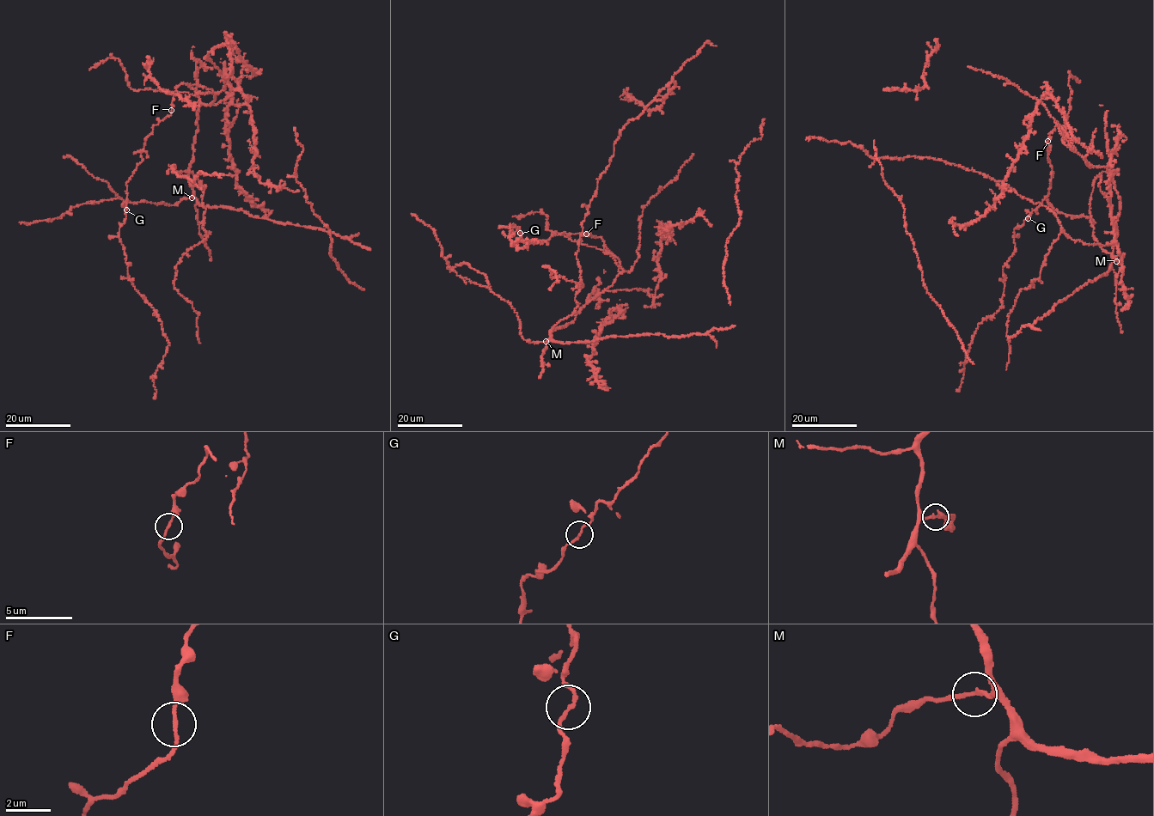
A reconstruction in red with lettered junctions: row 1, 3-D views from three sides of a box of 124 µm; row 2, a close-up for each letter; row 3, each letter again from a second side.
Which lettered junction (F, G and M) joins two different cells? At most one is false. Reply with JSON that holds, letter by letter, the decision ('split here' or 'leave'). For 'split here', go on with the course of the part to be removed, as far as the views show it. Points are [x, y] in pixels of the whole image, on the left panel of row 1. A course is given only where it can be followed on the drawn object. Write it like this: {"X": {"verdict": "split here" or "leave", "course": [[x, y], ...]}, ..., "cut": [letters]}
{"F": {"verdict": "leave"}, "G": {"verdict": "leave"}, "M": {"verdict": "leave"}, "cut": []}

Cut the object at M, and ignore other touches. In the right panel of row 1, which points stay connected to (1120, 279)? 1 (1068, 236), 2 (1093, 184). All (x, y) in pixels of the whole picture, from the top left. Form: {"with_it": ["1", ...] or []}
{"with_it": ["1"]}

